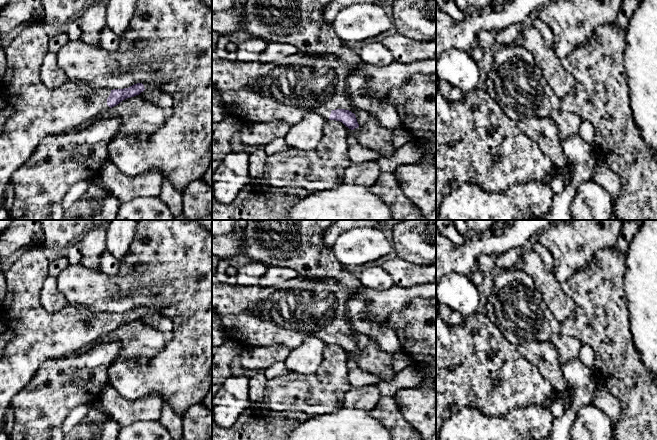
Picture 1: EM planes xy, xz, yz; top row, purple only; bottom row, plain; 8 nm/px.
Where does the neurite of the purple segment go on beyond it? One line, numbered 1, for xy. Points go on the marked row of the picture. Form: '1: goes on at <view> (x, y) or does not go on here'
1: goes on at xy (39, 111)

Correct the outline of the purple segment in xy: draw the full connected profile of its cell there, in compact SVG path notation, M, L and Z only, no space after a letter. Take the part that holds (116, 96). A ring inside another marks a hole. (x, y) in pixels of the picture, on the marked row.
M33 19L23 25L19 36L5 47L7 67L0 80L2 98L8 101L14 108L13 115L6 121L3 131L0 133L0 205L3 202L4 187L11 181L14 171L25 164L33 155L40 142L47 136L76 130L86 122L92 122L102 113L118 105L127 98L139 95L145 90L142 83L137 83L124 89L91 89L89 85L79 84L77 81L67 80L59 88L47 88L41 81L41 67L45 55L49 52L49 37L44 30L44 21Z

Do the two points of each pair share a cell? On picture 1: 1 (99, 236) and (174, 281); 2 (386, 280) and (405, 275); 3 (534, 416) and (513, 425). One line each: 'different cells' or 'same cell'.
1: different cells
2: different cells
3: same cell

